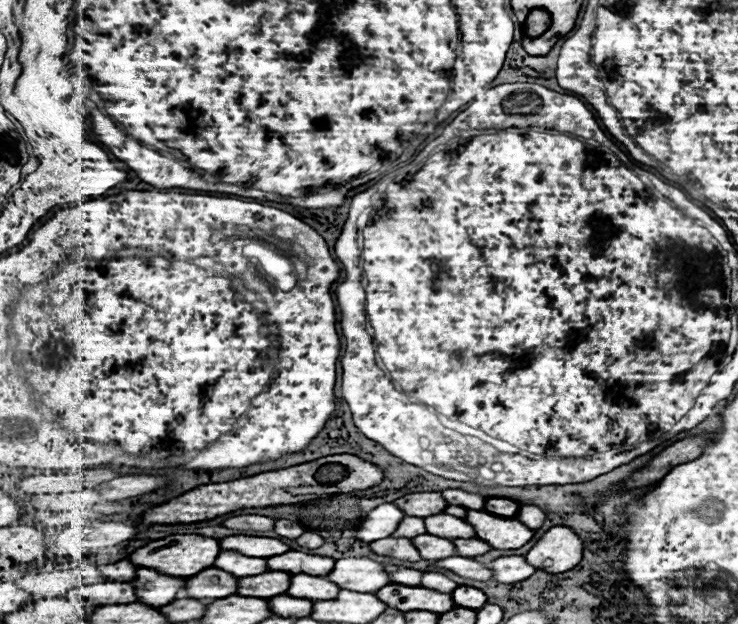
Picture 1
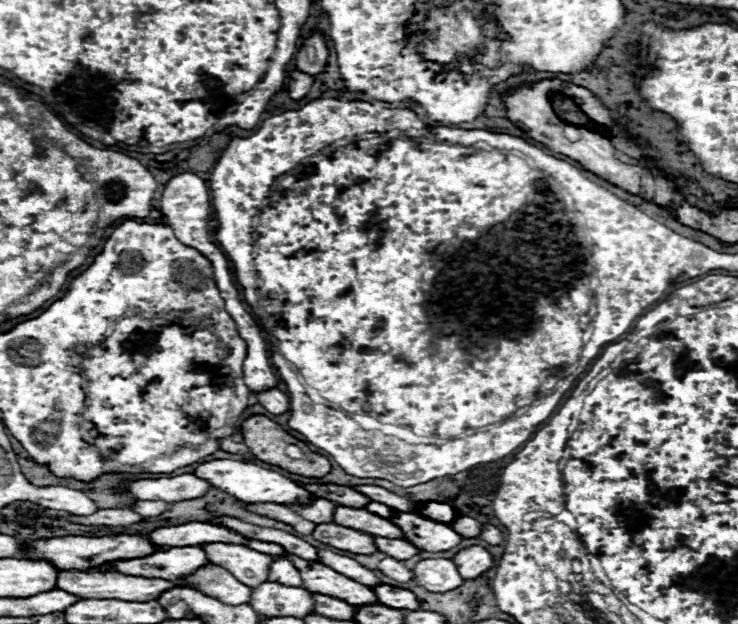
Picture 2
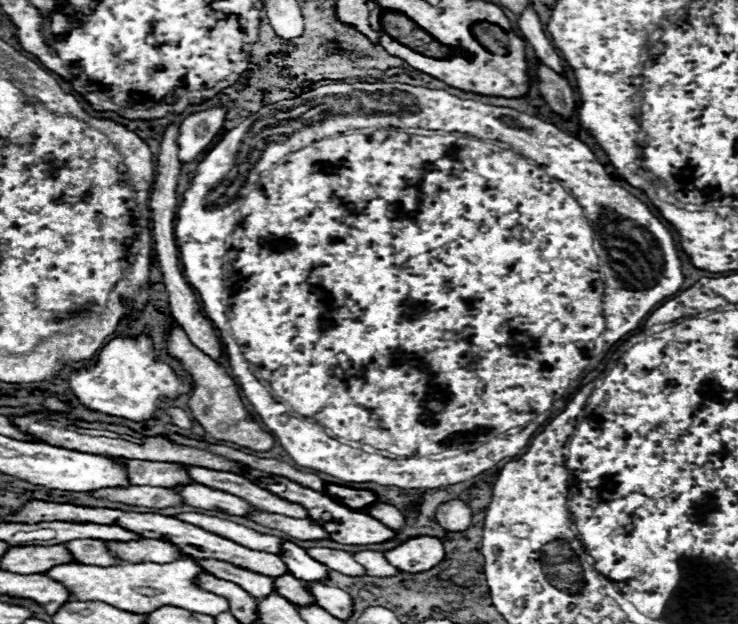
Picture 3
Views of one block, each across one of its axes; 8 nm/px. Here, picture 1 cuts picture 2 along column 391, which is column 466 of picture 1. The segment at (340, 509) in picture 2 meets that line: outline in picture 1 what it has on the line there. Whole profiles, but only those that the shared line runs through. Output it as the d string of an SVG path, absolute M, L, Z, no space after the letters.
M436 514L434 516L426 516L426 530L432 532L434 536L448 536L450 540L456 540L456 536L476 536L476 530L472 524L468 524L462 518L456 518L452 514Z

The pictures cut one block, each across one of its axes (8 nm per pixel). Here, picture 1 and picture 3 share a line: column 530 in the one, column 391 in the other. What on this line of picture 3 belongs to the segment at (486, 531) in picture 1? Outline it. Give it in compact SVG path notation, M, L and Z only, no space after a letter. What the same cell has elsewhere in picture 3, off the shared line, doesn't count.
M252 468L242 472L242 476L252 480L254 484L260 484L260 488L268 488L268 492L272 492L272 494L276 494L284 500L292 500L292 502L300 504L302 508L306 508L308 516L312 520L316 520L316 524L320 524L334 542L342 542L342 544L376 544L376 542L386 542L386 540L394 538L394 530L380 524L378 520L370 518L368 514L352 510L352 508L332 500L330 496L320 494L320 492L310 490L310 488L304 488L304 486L292 482L292 480L286 480L286 478L280 478L280 476L270 476L270 474L264 474L260 470L252 470Z

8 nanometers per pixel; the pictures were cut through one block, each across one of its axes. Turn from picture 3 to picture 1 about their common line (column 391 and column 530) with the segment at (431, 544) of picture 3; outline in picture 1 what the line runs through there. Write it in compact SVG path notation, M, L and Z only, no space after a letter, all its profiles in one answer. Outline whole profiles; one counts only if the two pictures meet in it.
M568 526L550 528L526 554L526 560L538 570L560 574L576 568L584 552L582 538Z

